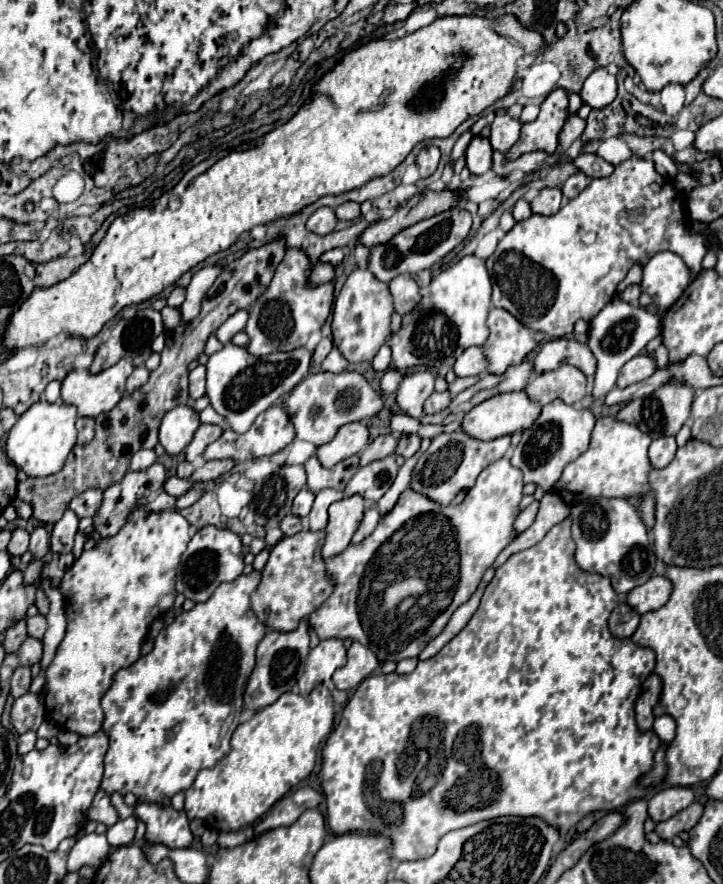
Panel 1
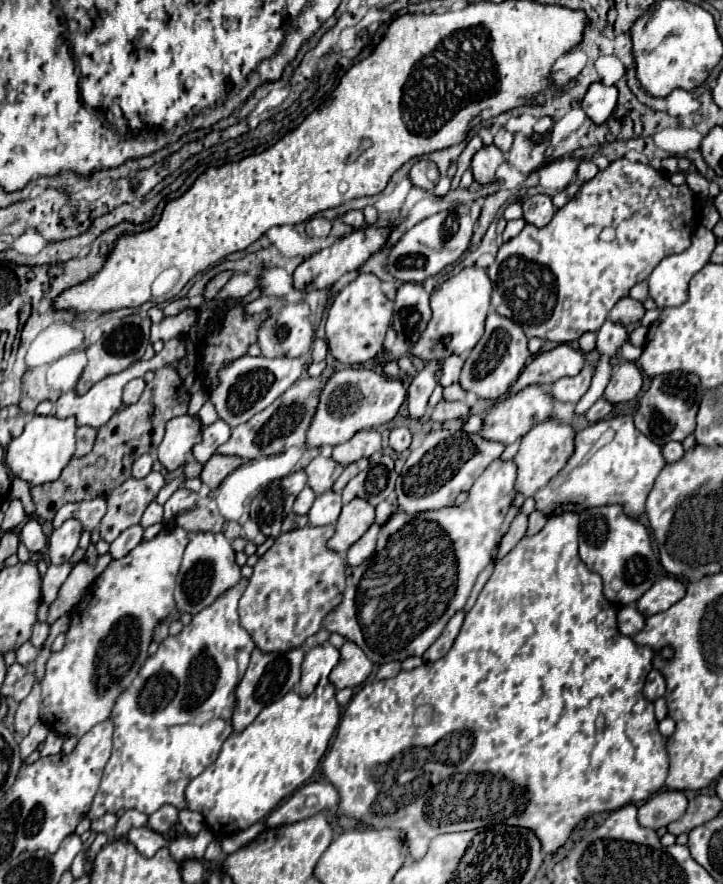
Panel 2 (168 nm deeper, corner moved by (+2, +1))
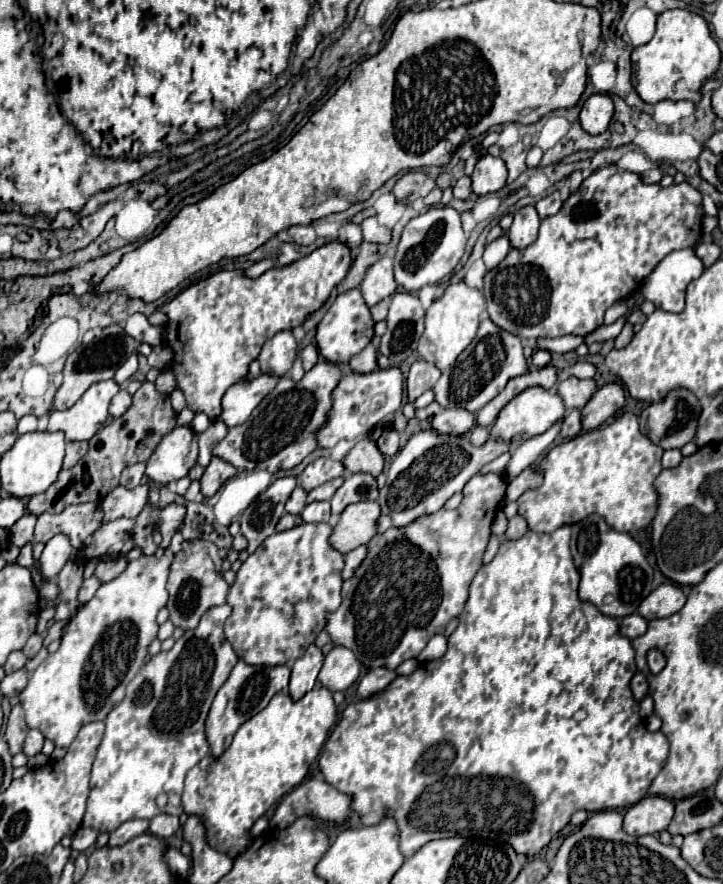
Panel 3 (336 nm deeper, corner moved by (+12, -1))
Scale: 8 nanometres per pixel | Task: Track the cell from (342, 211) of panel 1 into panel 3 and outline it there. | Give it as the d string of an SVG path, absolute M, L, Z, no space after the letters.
M342 224L340 234L338 234L338 242L346 244L350 250L358 248L362 244L362 230L358 224Z

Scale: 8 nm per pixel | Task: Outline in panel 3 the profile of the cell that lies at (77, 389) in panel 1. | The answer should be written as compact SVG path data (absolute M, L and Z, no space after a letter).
M114 380L92 384L72 408L50 412L48 430L62 430L66 434L66 442L90 440L104 426L108 418L108 404L118 390L120 388Z

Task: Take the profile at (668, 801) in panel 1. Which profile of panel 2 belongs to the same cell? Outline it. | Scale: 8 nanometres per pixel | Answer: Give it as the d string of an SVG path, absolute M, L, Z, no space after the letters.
M664 790L648 798L638 810L638 822L644 828L662 828L678 820L688 806L688 798L680 790Z

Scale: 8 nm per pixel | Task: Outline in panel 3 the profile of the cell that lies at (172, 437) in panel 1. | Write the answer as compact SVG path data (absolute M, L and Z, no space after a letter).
M190 426L174 428L158 444L156 452L146 462L146 476L158 484L170 484L184 476L198 460L196 434Z

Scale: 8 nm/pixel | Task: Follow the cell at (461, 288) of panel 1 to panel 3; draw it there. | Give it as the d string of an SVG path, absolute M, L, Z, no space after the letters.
M464 282L450 284L446 288L444 296L440 300L436 300L426 312L426 330L424 330L422 338L418 340L420 356L426 362L436 364L440 370L450 368L456 362L456 358L466 350L466 346L474 340L478 322L480 322L480 314L484 310L486 310L486 300L484 300L482 292L466 286Z

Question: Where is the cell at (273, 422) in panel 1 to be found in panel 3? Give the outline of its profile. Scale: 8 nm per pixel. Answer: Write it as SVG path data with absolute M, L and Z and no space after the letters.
M318 362L310 372L304 374L300 382L294 382L290 376L282 376L276 384L276 388L256 406L252 416L240 424L230 428L228 436L214 448L214 456L230 462L238 470L266 470L270 474L278 470L292 470L296 468L308 454L312 454L318 448L316 432L326 424L326 416L332 408L332 392L342 380L342 372L338 364L332 362Z

